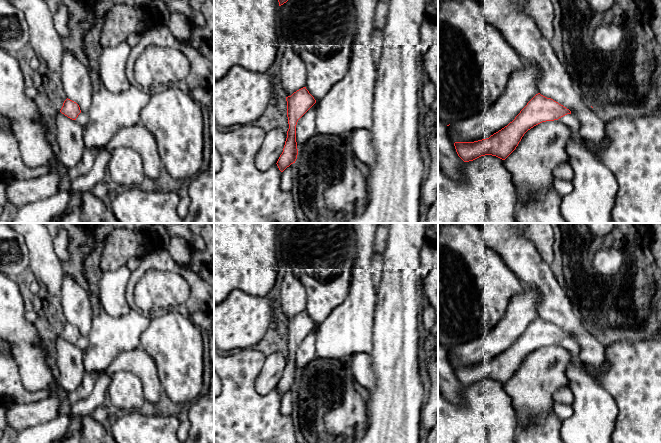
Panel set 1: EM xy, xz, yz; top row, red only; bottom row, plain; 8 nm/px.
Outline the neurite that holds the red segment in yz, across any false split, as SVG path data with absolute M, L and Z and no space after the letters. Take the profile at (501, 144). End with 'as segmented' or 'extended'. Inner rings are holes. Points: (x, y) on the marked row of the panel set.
M538 93L512 122L489 138L474 142L455 142L454 146L464 162L485 155L505 160L516 149L528 130L542 122L558 120L567 114L571 114L569 109Z; as segmented

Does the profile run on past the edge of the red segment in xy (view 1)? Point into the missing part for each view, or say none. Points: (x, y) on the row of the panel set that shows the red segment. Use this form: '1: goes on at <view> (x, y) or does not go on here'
1: does not go on here

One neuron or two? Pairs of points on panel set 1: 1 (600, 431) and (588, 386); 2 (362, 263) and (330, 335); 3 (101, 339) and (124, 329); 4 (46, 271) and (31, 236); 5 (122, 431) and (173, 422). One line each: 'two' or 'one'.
1: one
2: one
3: one
4: one
5: one

